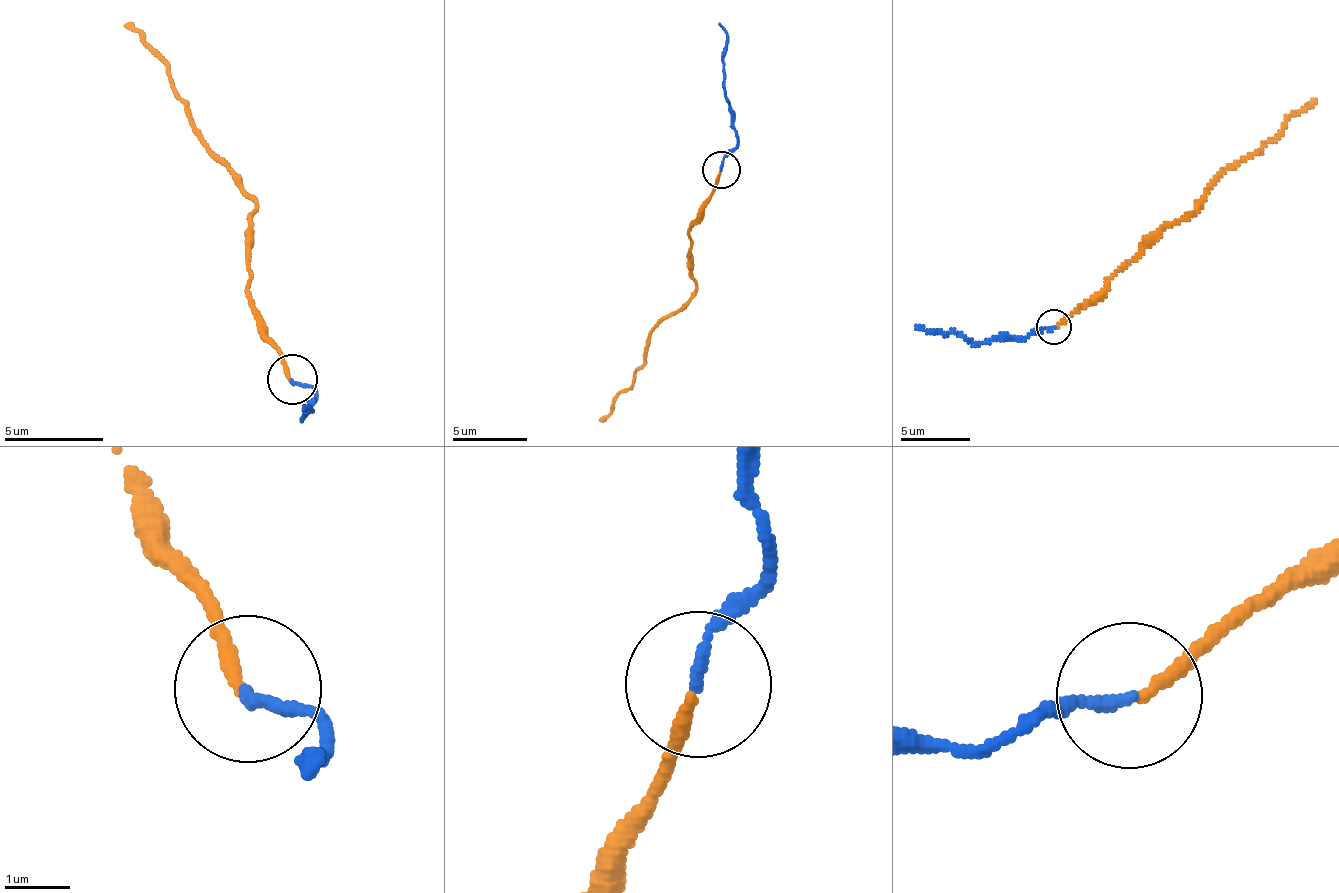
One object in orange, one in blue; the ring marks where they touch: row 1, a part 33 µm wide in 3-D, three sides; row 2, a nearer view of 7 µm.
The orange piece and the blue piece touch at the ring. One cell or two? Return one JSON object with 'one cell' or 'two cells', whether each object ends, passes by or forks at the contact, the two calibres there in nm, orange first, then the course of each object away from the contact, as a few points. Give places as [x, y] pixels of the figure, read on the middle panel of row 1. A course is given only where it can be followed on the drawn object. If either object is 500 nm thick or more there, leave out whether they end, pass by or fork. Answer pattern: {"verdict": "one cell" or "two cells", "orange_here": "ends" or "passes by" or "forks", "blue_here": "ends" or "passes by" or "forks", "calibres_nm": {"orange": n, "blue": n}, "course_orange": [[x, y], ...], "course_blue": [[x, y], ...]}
{"verdict": "two cells", "orange_here": "ends", "blue_here": "ends", "calibres_nm": {"orange": 190, "blue": 170}, "course_orange": [[718, 171], [709, 204], [688, 233], [695, 297], [655, 329], [646, 366], [613, 397], [613, 412], [601, 421]], "course_blue": [[722, 171], [738, 131], [723, 80], [726, 30], [718, 22]]}

